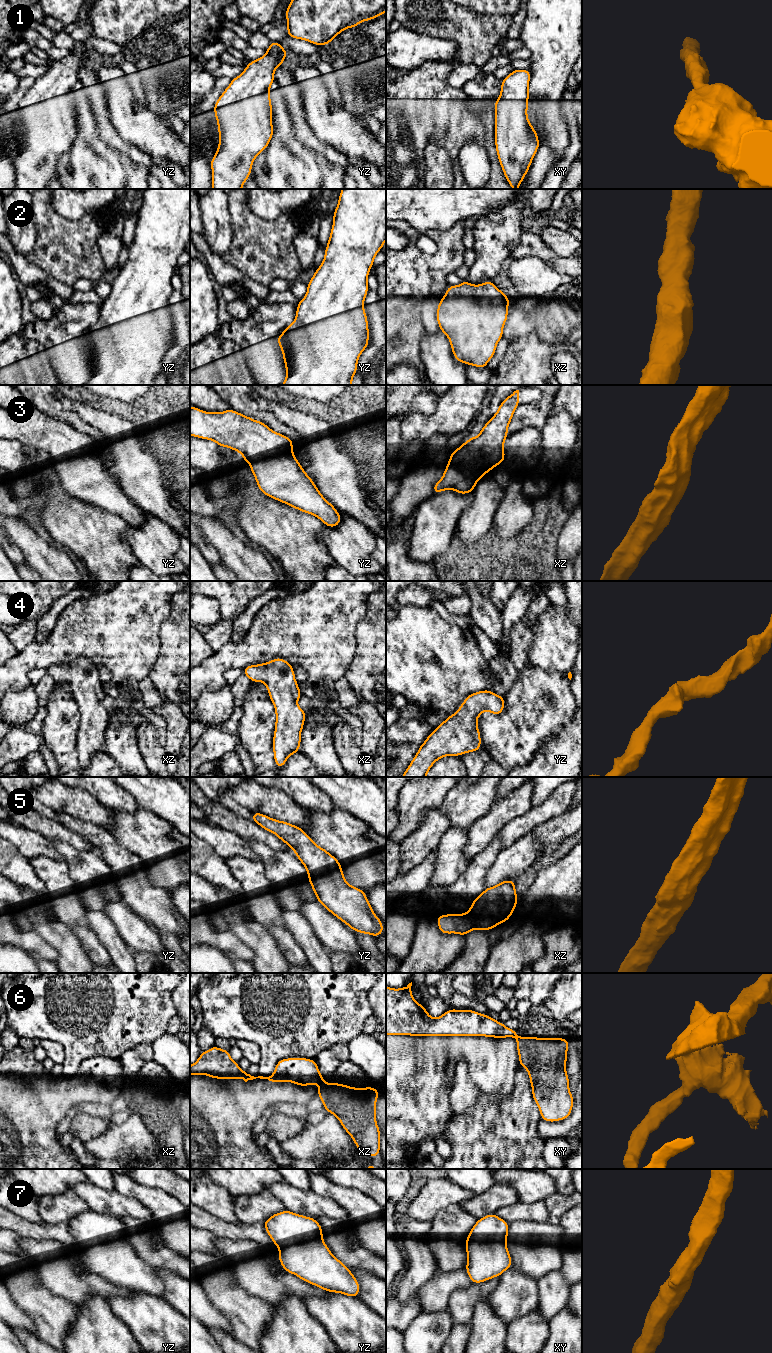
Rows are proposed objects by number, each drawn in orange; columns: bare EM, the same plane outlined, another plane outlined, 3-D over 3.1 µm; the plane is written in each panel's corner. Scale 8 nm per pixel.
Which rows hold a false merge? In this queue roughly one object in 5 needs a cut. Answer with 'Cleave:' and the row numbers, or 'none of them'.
Cleave: 6

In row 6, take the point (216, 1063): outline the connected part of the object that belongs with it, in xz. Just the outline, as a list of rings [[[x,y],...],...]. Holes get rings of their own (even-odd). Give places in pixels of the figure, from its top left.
[[[216,1045],[201,1052],[198,1060],[190,1065],[190,1075],[207,1075],[214,1079],[243,1079],[245,1082],[260,1078],[272,1082],[287,1081],[297,1086],[311,1086],[313,1083],[320,1085],[323,1081],[315,1060],[300,1057],[279,1060],[269,1077],[251,1076],[231,1059],[229,1050],[220,1049]]]

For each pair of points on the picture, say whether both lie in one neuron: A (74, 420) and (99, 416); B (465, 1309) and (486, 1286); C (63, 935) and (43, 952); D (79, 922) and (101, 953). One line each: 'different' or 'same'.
A: different
B: same
C: different
D: same

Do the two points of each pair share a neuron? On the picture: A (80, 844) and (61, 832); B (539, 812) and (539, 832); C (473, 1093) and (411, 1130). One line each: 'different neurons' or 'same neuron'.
A: same neuron
B: different neurons
C: different neurons

